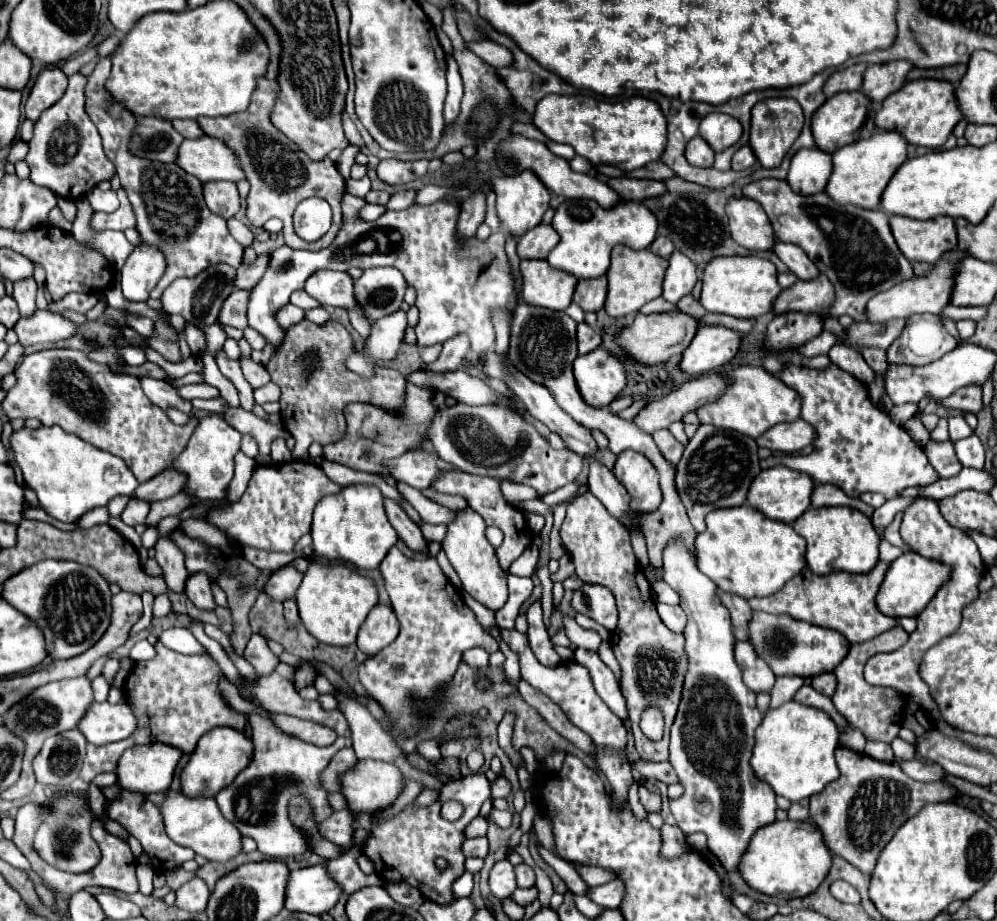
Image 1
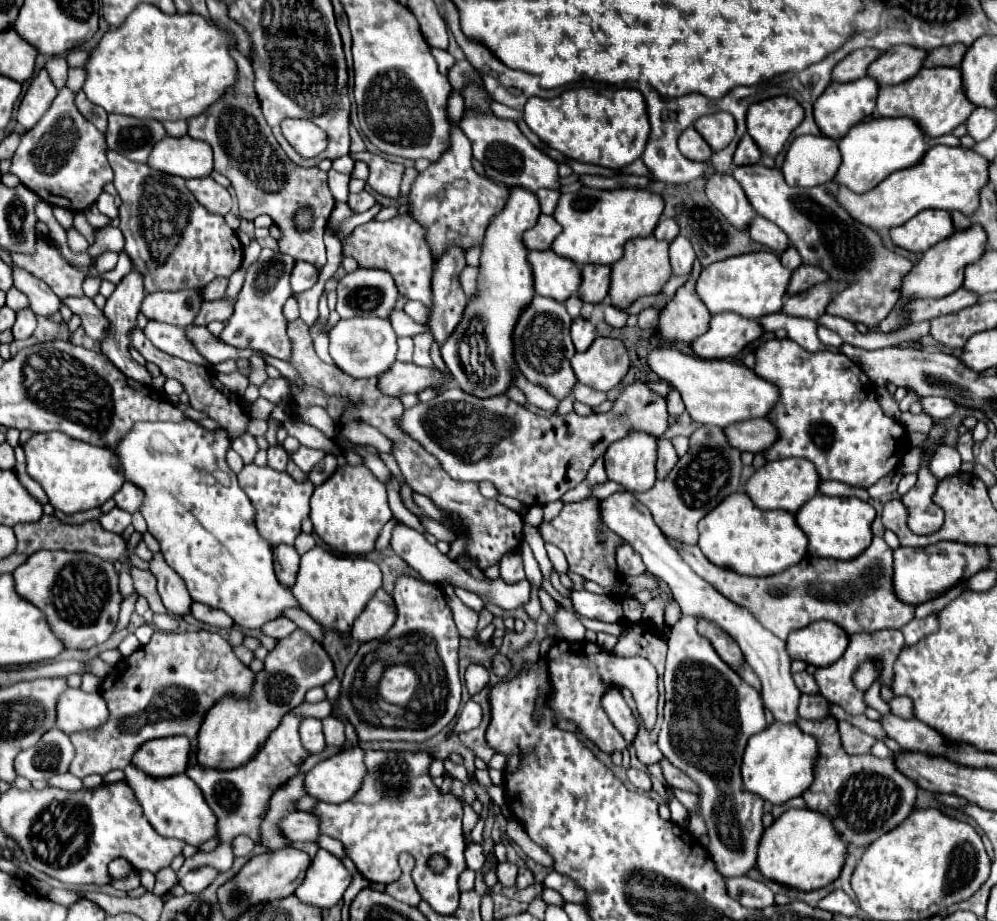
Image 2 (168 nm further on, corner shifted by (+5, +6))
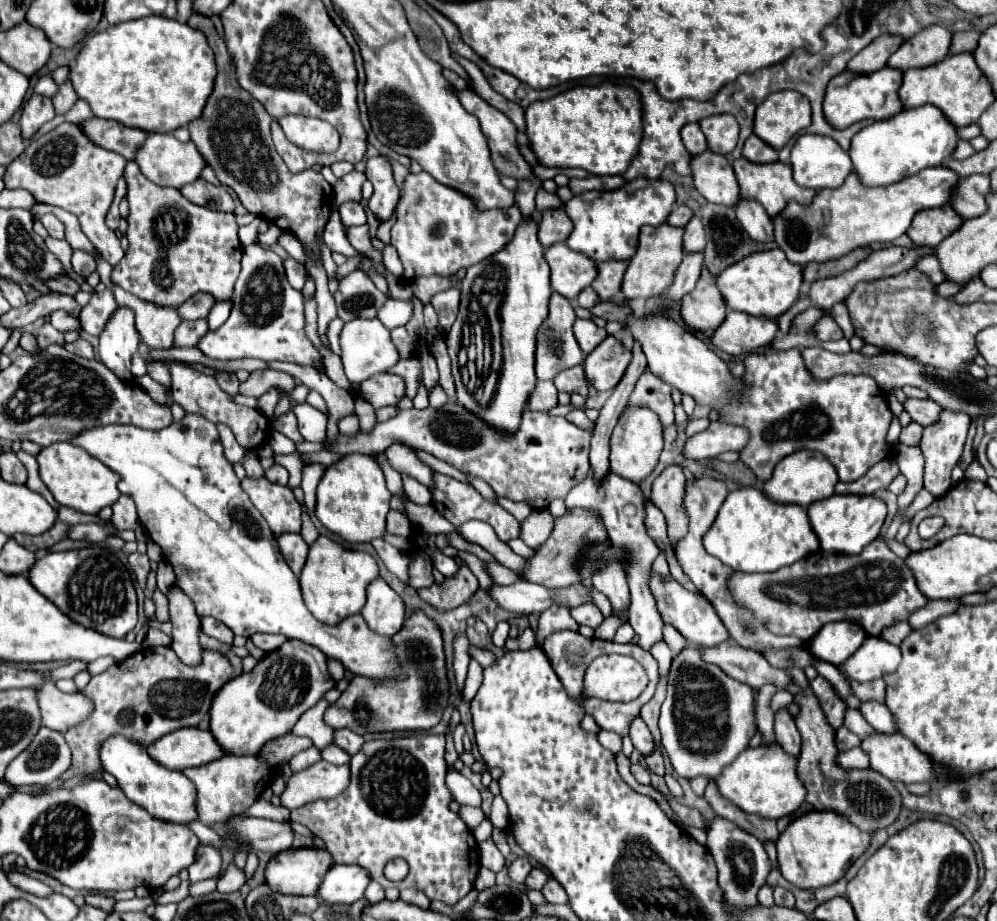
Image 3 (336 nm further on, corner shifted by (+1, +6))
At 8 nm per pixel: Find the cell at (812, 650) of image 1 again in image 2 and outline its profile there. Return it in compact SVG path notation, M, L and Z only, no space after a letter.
M831 621L811 623L787 639L787 651L791 659L801 659L815 667L835 663L847 649L849 635Z

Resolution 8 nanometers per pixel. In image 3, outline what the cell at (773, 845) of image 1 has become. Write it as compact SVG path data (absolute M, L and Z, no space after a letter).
M807 811L793 819L777 839L777 867L781 875L801 887L819 889L839 881L851 863L869 847L869 835L833 811Z

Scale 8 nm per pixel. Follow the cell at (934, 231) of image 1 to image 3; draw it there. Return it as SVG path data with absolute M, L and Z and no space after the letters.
M951 205L941 209L923 209L913 217L907 231L915 247L937 247L947 235L961 227L963 219L953 211Z

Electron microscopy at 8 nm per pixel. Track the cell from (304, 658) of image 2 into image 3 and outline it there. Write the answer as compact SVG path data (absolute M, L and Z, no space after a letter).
M289 639L279 649L267 653L253 671L237 675L217 691L211 705L211 733L227 755L259 755L265 743L289 733L299 715L313 707L331 687L335 687L335 679L327 669L325 653L299 639Z

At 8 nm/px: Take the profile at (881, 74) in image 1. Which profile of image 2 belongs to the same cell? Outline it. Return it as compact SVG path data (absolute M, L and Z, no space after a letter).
M891 47L889 53L883 53L877 61L869 65L867 75L873 77L879 85L897 85L905 79L911 79L923 67L927 51L919 51L917 47Z

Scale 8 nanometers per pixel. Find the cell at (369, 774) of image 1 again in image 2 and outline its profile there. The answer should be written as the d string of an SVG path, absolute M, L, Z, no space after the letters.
M355 747L319 761L303 781L305 793L317 801L343 803L355 795L365 777L363 749Z

